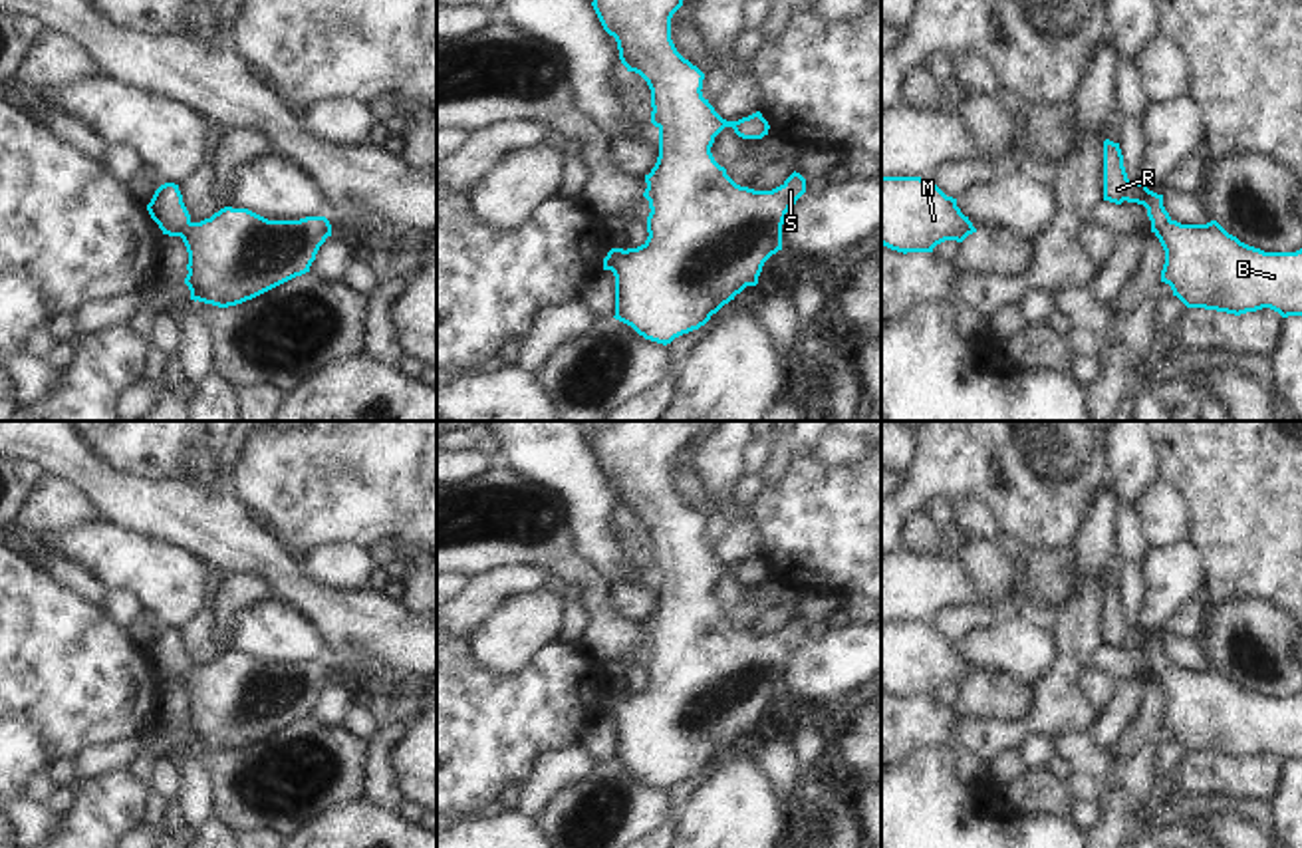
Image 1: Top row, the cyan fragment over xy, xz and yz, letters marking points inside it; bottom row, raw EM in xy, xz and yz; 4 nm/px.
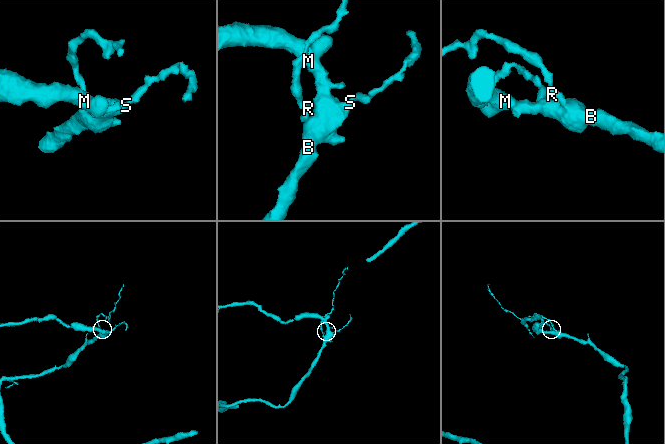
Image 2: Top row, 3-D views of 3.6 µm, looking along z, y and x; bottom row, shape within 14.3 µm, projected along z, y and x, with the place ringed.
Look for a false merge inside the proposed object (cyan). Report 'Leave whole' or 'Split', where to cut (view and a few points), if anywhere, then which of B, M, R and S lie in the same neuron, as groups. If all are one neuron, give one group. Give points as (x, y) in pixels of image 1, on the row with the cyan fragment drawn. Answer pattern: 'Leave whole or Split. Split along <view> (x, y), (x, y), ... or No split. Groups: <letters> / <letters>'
Leave whole. No split. Groups: B M R S.

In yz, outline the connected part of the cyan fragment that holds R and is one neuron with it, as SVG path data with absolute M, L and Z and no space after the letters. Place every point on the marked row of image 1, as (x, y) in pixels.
M1104 141L1104 201L1137 203L1147 209L1151 232L1165 250L1161 282L1169 284L1187 308L1205 308L1227 314L1246 314L1262 308L1282 318L1302 316L1302 248L1296 252L1264 252L1229 234L1217 220L1181 224L1163 207L1163 195L1147 189L1147 181L1131 183L1123 167L1119 143Z

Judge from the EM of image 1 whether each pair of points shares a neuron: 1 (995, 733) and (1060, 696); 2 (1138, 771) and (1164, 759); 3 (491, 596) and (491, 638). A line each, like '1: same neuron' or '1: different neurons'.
1: same neuron
2: different neurons
3: different neurons

